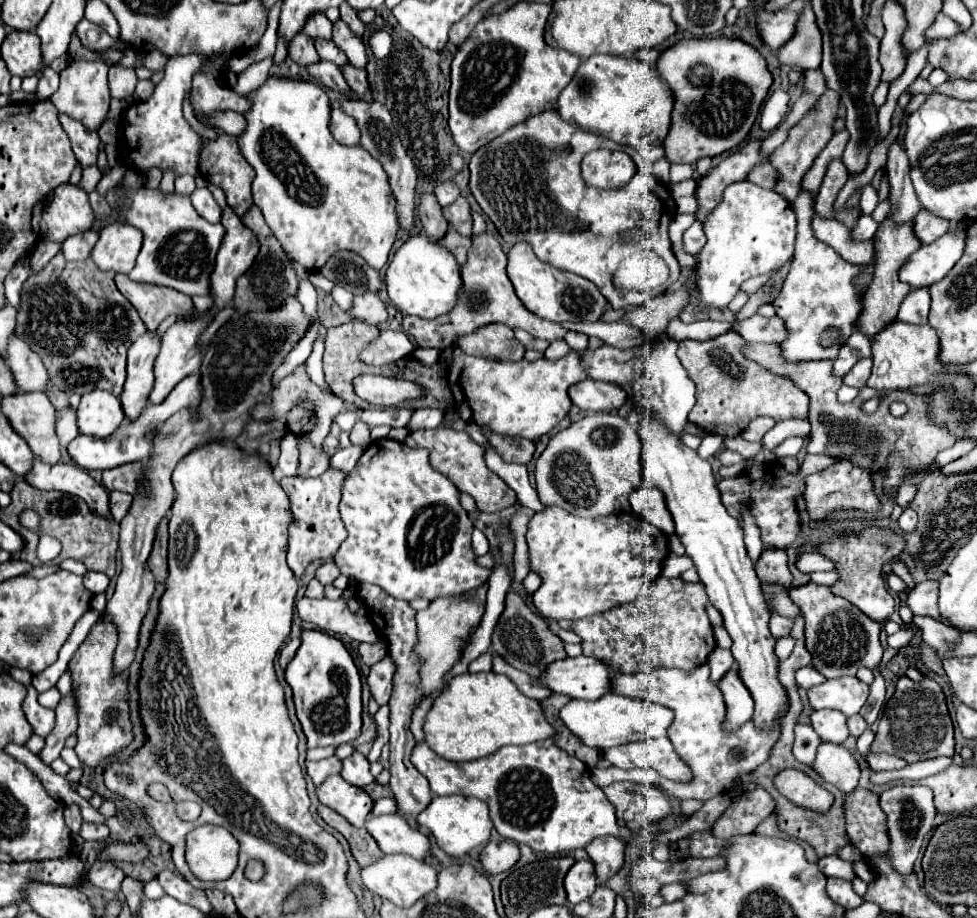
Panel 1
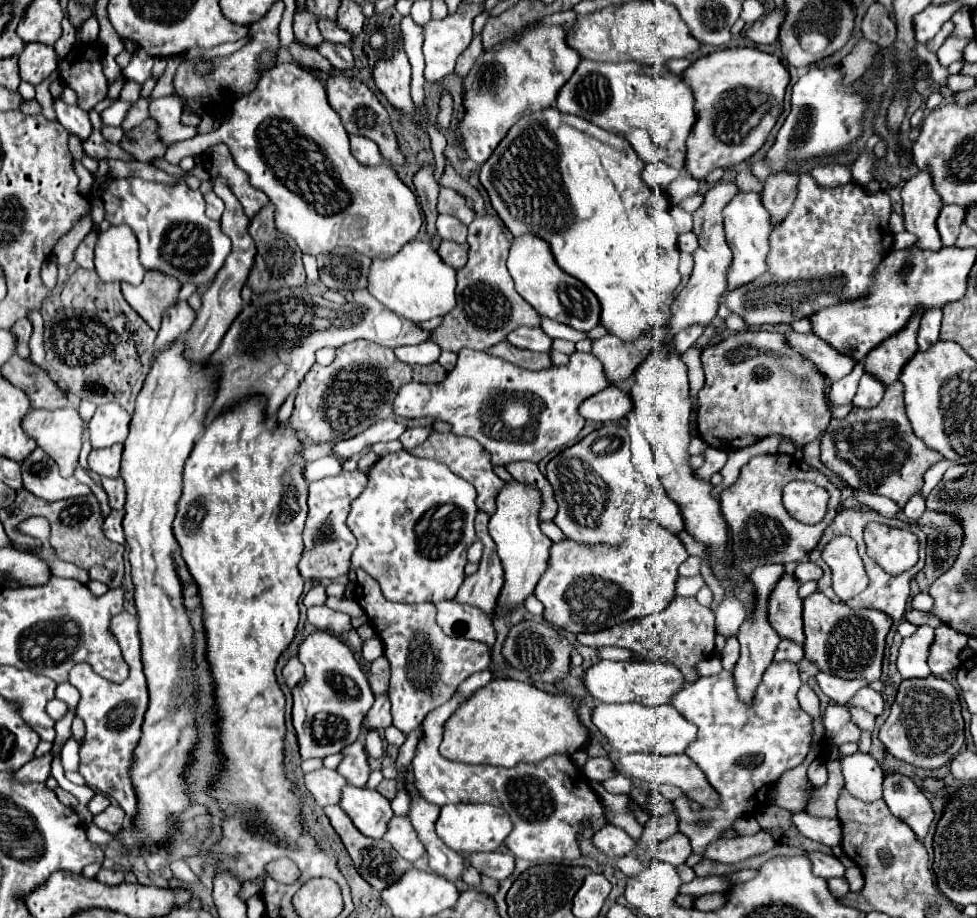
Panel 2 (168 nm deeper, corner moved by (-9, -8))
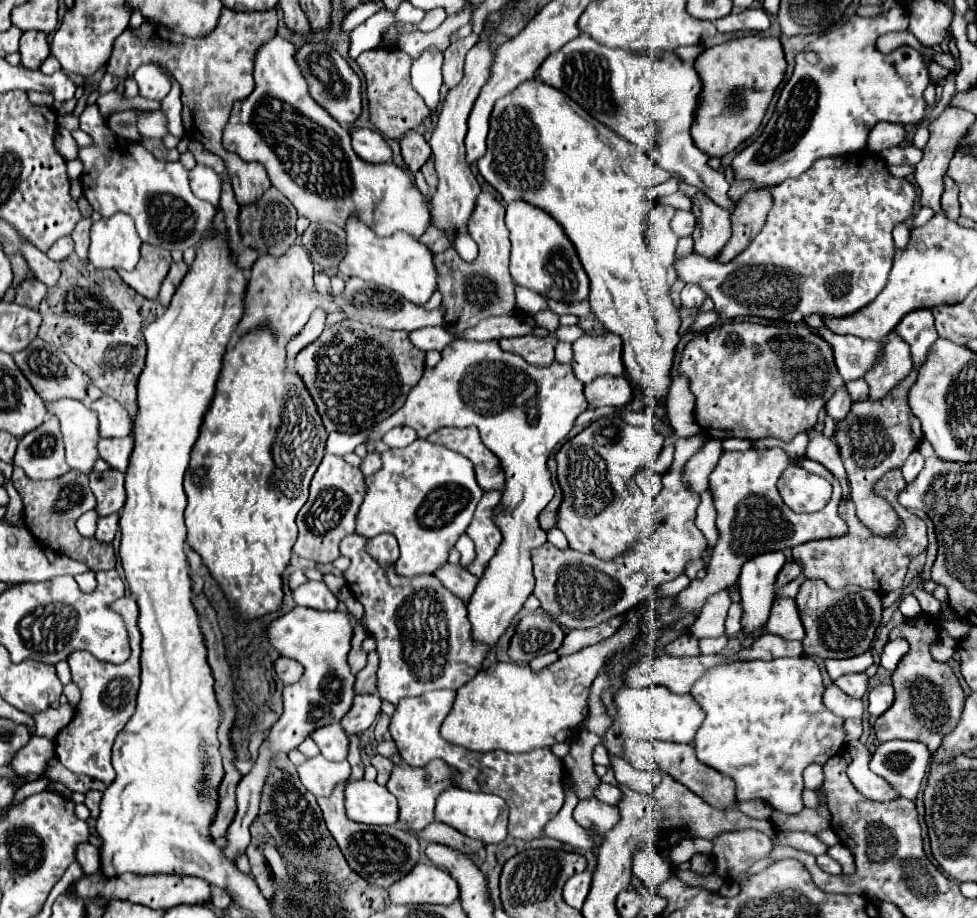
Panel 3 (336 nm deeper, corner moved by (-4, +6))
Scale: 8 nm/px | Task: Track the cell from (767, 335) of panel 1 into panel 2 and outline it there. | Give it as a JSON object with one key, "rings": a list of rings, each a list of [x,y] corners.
{"rings":[[[787,331],[783,333],[785,343],[795,349],[803,359],[815,363],[815,367],[829,379],[839,381],[847,373],[851,373],[855,359],[837,353],[831,349],[827,343],[823,343],[817,335],[813,333],[797,333],[797,331]]]}

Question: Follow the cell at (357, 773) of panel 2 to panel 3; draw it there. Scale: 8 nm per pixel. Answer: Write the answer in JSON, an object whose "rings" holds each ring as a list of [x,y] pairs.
{"rings":[[[340,723],[316,729],[314,733],[310,733],[310,739],[314,739],[320,753],[330,761],[342,761],[348,755],[348,735],[340,727]]]}

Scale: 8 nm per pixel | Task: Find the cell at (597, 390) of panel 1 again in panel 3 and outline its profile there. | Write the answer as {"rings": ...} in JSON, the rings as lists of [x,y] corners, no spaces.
{"rings":[[[598,377],[584,387],[586,401],[592,407],[624,407],[632,401],[632,385],[626,377]]]}

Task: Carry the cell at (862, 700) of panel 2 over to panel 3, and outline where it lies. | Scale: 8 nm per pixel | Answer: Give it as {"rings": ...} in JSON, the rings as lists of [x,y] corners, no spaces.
{"rings":[[[878,685],[870,691],[868,699],[870,699],[870,705],[868,705],[870,715],[878,717],[886,709],[890,709],[890,705],[894,703],[894,687],[892,685]]]}

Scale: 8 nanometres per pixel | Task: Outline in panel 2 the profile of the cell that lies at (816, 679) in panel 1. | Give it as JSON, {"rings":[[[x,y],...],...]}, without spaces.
{"rings":[[[817,673],[815,679],[817,679],[821,691],[823,691],[829,699],[833,699],[835,703],[841,703],[841,705],[843,705],[845,701],[849,701],[859,687],[867,685],[865,681],[859,681],[859,679],[847,681],[847,679],[839,679],[839,677],[827,675],[827,673]]]}

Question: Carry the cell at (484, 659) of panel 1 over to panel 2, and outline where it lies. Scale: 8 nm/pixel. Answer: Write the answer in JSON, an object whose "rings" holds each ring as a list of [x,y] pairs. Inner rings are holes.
{"rings":[[[479,671],[459,685],[457,695],[453,695],[445,705],[431,711],[425,721],[425,737],[421,739],[417,753],[413,757],[411,769],[419,787],[419,793],[439,807],[447,803],[489,803],[503,807],[513,823],[513,831],[507,835],[505,845],[517,859],[547,863],[547,861],[565,861],[581,857],[581,831],[583,823],[589,823],[593,831],[607,825],[607,813],[591,781],[579,771],[567,755],[549,755],[539,763],[517,763],[511,769],[491,767],[491,765],[467,765],[445,759],[437,751],[437,737],[443,735],[445,719],[471,695],[471,691],[481,689],[493,679],[493,673]],[[567,757],[567,759],[565,759]],[[563,759],[563,763],[557,763]]]}

